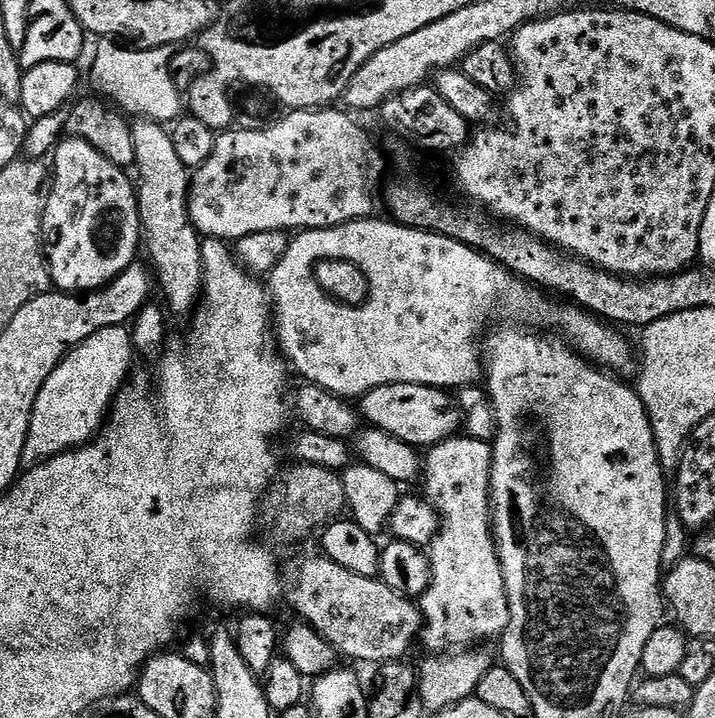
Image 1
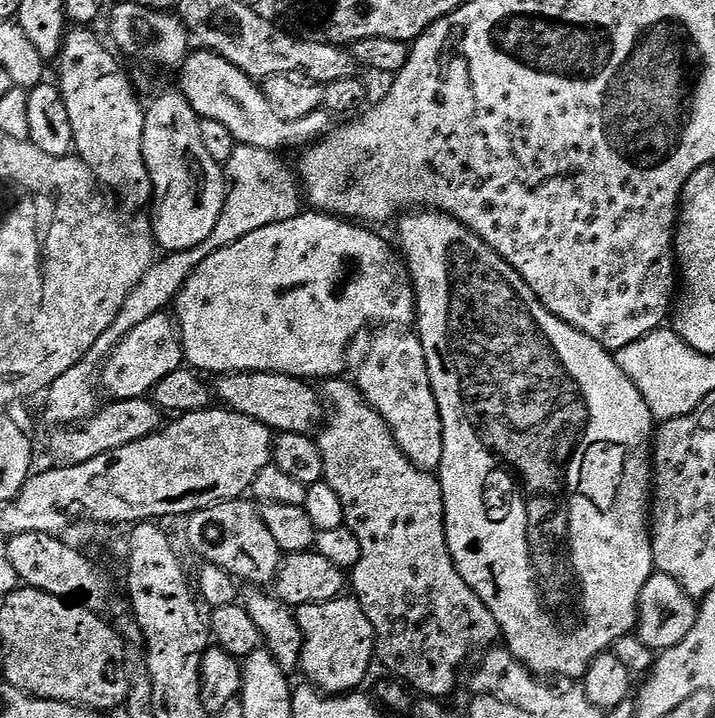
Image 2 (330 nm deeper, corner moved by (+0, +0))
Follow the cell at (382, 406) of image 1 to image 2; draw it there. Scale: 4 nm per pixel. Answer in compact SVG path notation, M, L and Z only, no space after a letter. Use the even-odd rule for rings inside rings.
M229 372L221 375L214 390L218 392L219 403L223 407L232 409L238 414L246 414L246 418L254 418L271 428L273 433L302 432L312 434L321 427L324 416L323 401L320 399L319 391L311 388L307 379L299 376L287 376L281 372Z

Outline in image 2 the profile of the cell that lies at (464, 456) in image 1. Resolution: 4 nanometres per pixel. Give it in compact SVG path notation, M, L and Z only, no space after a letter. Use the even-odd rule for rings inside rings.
M328 378L323 381L324 385L319 385L318 391L320 399L323 401L323 407L326 409L326 419L323 421L322 427L318 432L318 443L322 450L322 464L324 466L323 483L328 484L330 491L336 495L336 500L340 503L340 508L344 511L342 516L343 523L347 524L350 530L354 530L354 534L358 537L358 543L362 546L362 558L358 558L358 566L354 566L350 570L350 588L354 591L354 599L362 606L362 610L366 614L366 618L370 618L370 626L374 626L374 634L376 635L376 651L375 655L393 672L391 674L397 681L403 682L409 689L417 688L424 698L445 698L456 688L456 679L460 676L460 667L477 654L483 653L485 650L493 647L497 643L500 636L500 627L494 618L494 614L490 614L490 610L486 606L486 602L482 602L482 598L478 598L478 594L474 594L474 590L470 590L470 586L466 586L466 578L462 578L462 574L458 574L458 566L454 566L452 555L448 549L446 542L446 530L444 529L444 495L442 494L442 486L439 479L431 472L423 472L414 464L398 446L398 442L393 438L390 426L382 418L382 414L378 414L376 408L371 408L368 399L362 395L360 389L356 387L351 379L345 378Z

